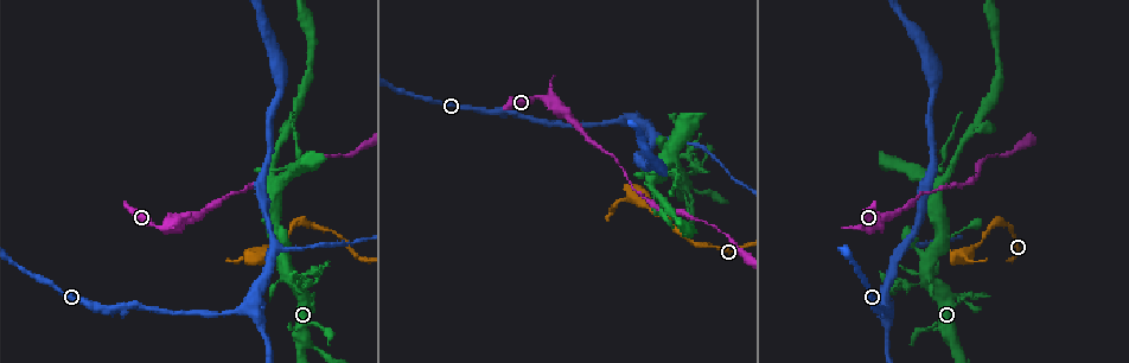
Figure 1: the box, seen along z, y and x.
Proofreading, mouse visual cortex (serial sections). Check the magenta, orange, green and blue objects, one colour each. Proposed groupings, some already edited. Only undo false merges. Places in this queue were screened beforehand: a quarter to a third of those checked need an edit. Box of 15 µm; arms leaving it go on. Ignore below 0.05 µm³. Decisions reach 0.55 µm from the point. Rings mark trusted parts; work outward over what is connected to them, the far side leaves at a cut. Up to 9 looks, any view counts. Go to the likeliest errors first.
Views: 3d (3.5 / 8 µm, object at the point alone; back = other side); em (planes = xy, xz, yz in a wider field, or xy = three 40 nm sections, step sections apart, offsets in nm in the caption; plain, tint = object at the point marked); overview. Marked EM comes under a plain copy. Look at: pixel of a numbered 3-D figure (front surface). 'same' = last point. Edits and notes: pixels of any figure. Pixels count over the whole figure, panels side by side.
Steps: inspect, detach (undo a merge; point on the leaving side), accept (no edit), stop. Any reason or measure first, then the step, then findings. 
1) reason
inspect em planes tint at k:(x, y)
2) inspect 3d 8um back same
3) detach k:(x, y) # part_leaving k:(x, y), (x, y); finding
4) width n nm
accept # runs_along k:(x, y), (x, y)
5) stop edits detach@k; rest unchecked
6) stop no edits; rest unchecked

branch point
inspect 3d 3.5um at 1:(178, 221)

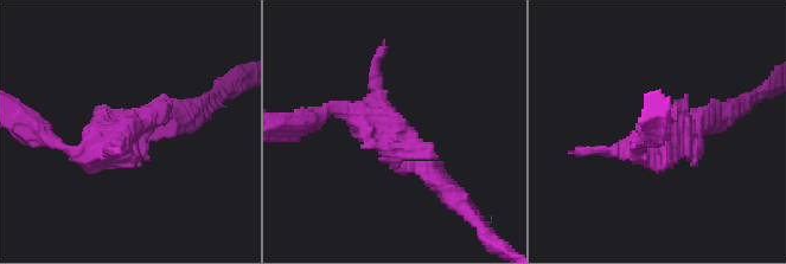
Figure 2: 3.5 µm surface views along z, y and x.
shape alone is not enough
inspect em planes tint at 2:(671, 134)

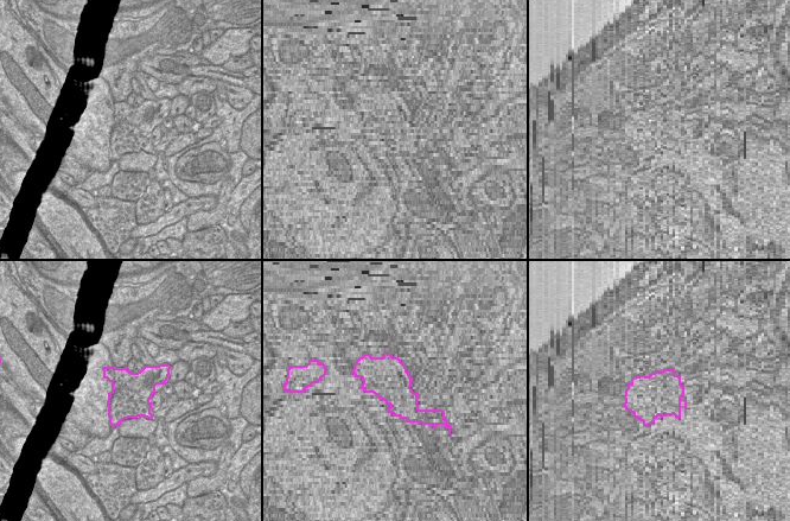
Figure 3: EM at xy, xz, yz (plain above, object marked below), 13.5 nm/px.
accept # runs_along 2:(327, 110), (364, 116), (443, 186); one cell here

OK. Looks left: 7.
abrupt turn
inspect 3d 3.5um at 1:(316, 281)

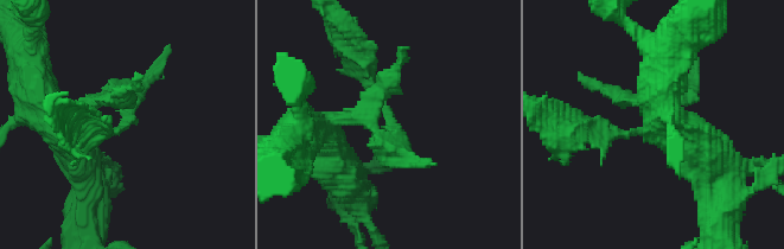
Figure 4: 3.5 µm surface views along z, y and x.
arm_widths 200, 200 nm
inspect em xy step 1 tint at 4:(388, 114)

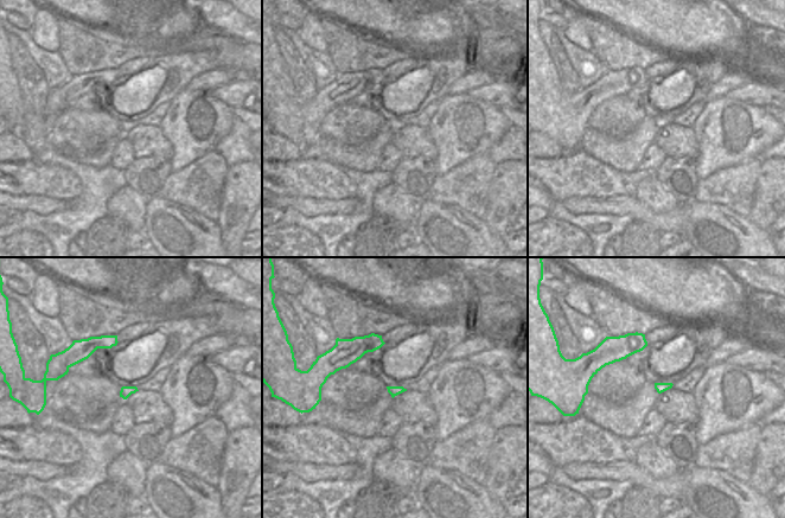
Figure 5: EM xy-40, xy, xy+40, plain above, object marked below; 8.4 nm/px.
accept # runs_along 4:(662, 96), (635, 133), (582, 119); all the same cell

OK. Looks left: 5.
three-way junction
inspect 3d 3.5um at 1:(649, 178)

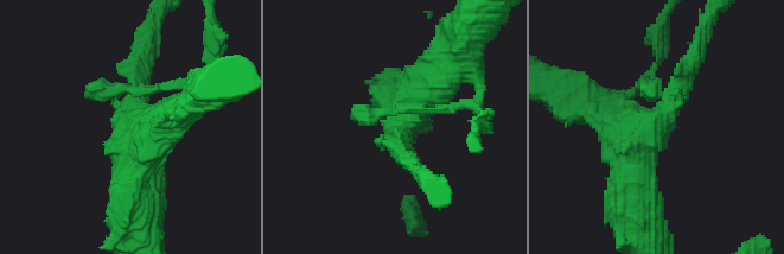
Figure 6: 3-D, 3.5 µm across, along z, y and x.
shape alone is not enough
inspect em xy step 2 tint at 6:(400, 117)

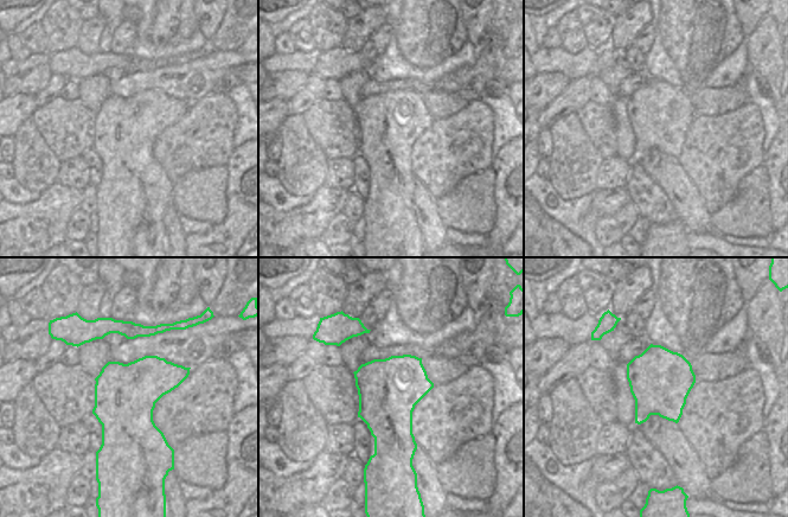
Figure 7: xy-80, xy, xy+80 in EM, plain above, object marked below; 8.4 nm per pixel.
arms 3
accept # runs_along 6:(138, 223), (134, 144), (189, 107); all the same cell

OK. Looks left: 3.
sharp bend
inspect 3d 8um at 1:(245, 308)

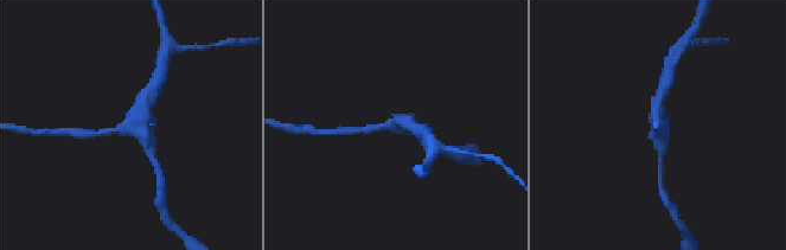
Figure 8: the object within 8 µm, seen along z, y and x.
arms 3; arm_widths 200, 350, 350 nm; shape alone is not enough
inspect em xy step 3 tint at 8:(397, 125)

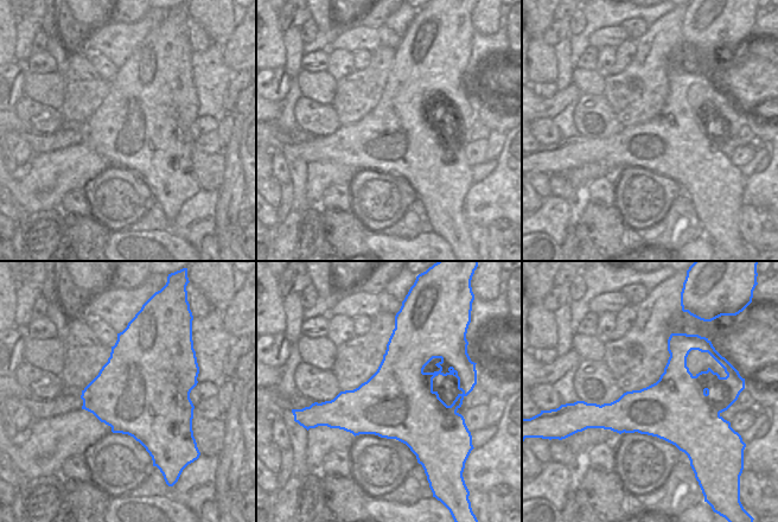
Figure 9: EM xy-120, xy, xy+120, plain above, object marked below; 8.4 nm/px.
accept # runs_along 8:(96, 133), (127, 130), (146, 98); continuous, no second cell

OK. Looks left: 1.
stop no edits; rest unchecked

